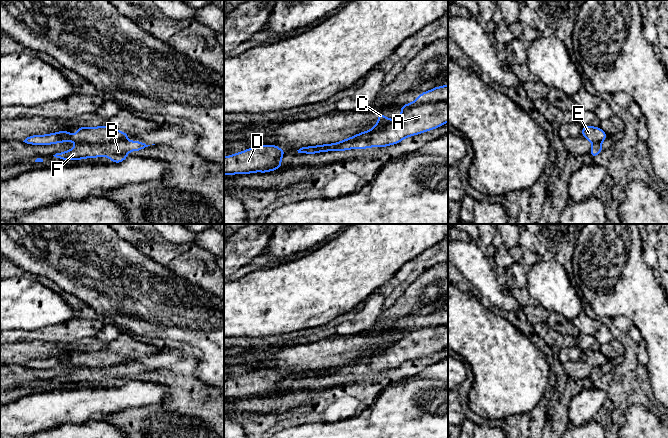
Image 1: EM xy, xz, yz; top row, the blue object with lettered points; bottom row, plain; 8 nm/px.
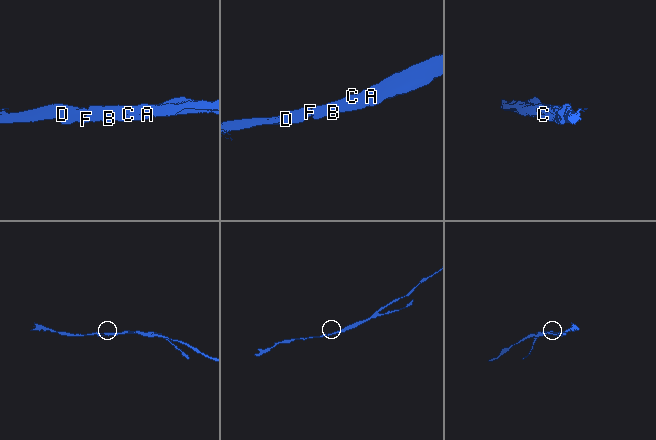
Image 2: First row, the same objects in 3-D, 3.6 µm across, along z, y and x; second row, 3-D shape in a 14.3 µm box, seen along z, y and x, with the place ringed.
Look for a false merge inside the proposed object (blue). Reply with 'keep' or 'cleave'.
cleave

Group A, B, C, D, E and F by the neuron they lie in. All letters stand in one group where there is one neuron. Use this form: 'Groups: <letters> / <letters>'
Groups: A B F / C D E

